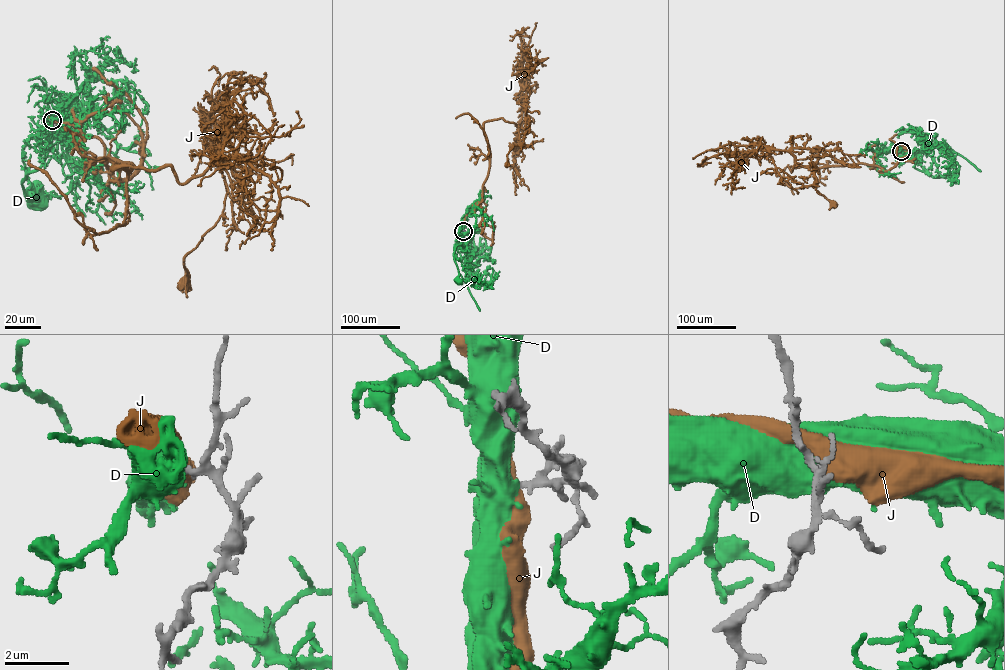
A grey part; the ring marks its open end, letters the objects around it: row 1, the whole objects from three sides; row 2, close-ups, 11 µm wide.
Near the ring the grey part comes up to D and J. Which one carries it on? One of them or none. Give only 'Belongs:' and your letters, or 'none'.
Belongs: D

